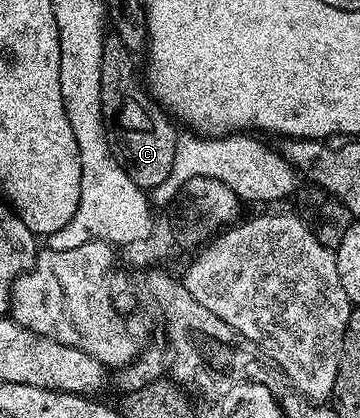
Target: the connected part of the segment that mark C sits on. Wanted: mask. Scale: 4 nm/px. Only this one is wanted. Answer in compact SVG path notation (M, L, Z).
M108 32L104 35L102 44L102 116L104 125L108 127L112 149L120 167L138 184L141 190L151 192L155 186L162 184L166 176L170 176L170 168L174 168L174 156L176 155L176 139L178 130L175 130L173 119L166 113L164 107L159 106L148 93L145 83L136 75L136 62L133 51L122 44L122 40L116 33Z

